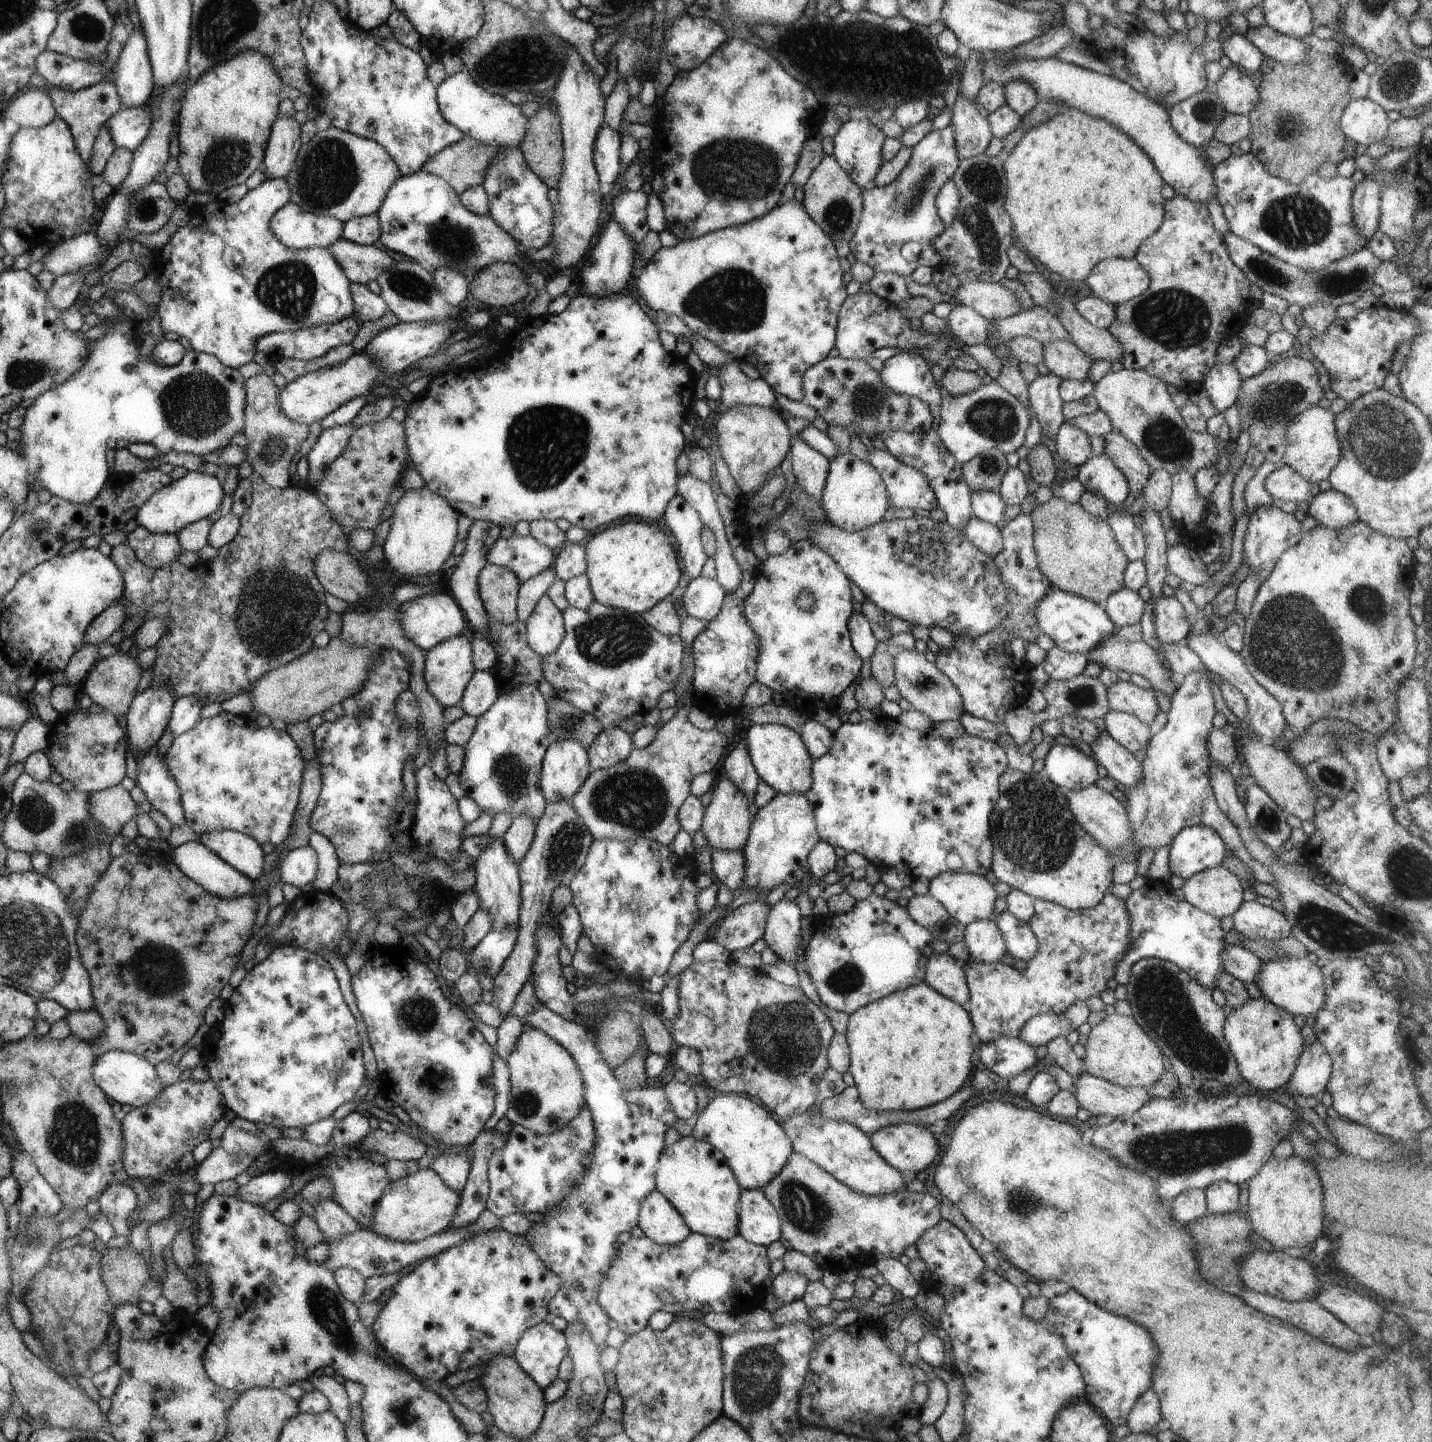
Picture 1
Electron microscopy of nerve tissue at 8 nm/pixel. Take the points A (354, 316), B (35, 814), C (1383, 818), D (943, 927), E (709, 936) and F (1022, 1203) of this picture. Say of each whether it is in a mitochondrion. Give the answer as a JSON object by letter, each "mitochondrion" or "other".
{"A":"other","B":"mitochondrion","C":"other","D":"other","E":"other","F":"mitochondrion"}

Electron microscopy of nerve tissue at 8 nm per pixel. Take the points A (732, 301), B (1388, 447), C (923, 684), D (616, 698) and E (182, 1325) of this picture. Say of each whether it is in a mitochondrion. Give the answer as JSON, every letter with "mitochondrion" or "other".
{"A":"mitochondrion","B":"mitochondrion","C":"mitochondrion","D":"other","E":"other"}

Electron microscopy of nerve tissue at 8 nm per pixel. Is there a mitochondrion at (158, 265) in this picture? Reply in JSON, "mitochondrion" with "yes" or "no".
{"mitochondrion":"no"}

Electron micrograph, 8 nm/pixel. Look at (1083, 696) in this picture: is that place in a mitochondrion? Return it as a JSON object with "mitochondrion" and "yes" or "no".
{"mitochondrion":"yes"}

